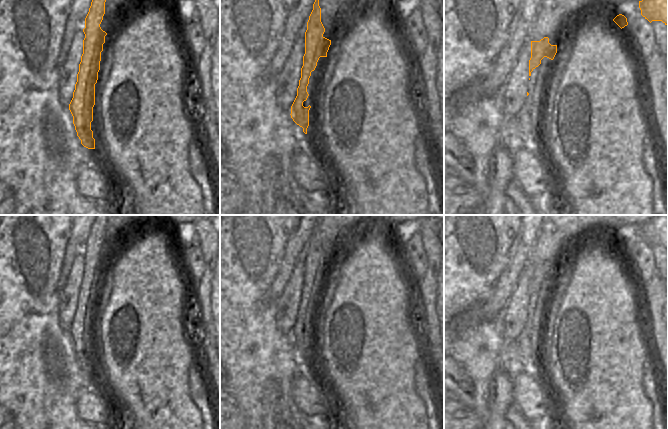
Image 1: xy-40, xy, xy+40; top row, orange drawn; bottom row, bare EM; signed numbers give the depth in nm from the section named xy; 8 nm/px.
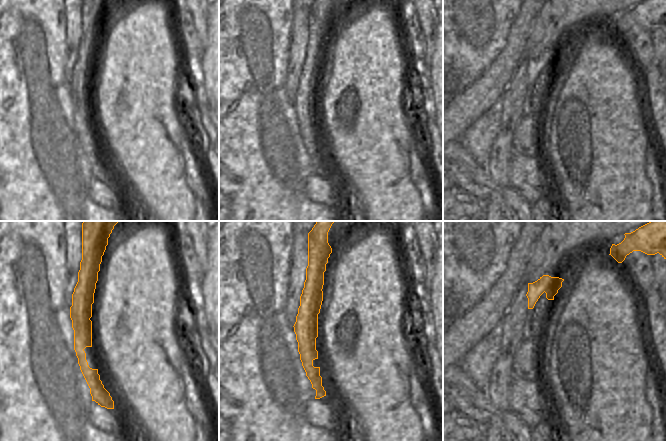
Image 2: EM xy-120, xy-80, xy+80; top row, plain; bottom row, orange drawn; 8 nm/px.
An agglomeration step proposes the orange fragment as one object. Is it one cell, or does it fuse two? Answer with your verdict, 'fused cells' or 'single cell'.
fused cells

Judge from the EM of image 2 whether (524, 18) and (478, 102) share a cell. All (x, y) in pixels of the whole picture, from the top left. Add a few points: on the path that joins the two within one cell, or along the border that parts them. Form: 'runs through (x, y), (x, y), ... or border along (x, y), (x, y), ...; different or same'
runs through (516, 39), (513, 53), (494, 81); same

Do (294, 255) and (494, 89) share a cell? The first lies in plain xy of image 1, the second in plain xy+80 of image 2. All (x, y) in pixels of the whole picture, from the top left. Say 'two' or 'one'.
one

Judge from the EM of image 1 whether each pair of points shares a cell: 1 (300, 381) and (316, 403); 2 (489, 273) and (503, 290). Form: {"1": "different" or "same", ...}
{"1": "same", "2": "different"}

